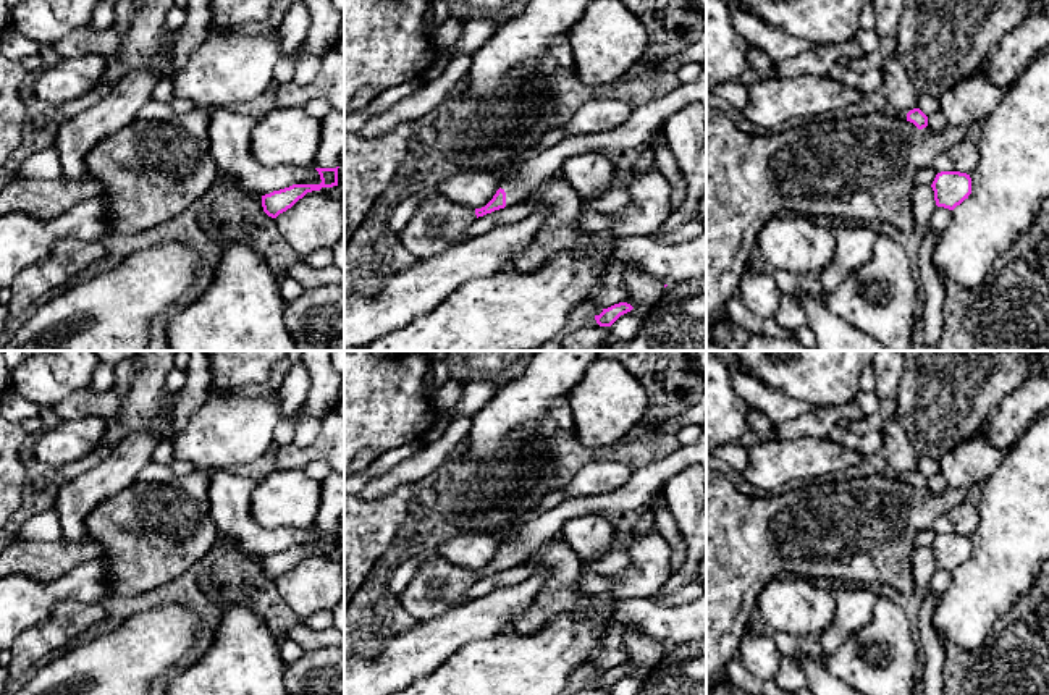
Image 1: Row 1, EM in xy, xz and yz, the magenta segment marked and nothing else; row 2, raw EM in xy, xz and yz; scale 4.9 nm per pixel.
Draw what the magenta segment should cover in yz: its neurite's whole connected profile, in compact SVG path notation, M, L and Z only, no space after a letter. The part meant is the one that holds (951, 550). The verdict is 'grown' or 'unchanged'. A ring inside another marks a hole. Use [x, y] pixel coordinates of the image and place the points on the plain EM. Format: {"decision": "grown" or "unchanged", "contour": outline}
{"decision": "unchanged", "contour": "M941 533L936 537L931 550L936 567L954 572L971 556L971 540L960 533Z"}

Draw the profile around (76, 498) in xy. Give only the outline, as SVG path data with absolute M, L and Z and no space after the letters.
M150 430L131 433L100 464L66 482L53 506L61 524L61 540L78 541L87 537L86 519L91 511L136 482L162 440L170 436Z

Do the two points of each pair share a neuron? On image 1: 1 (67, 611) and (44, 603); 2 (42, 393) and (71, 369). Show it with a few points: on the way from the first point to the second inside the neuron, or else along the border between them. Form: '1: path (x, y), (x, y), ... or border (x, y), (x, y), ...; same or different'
1: border (94, 602), (62, 602), (46, 619), (26, 629); different
2: path (49, 387), (65, 370); same

